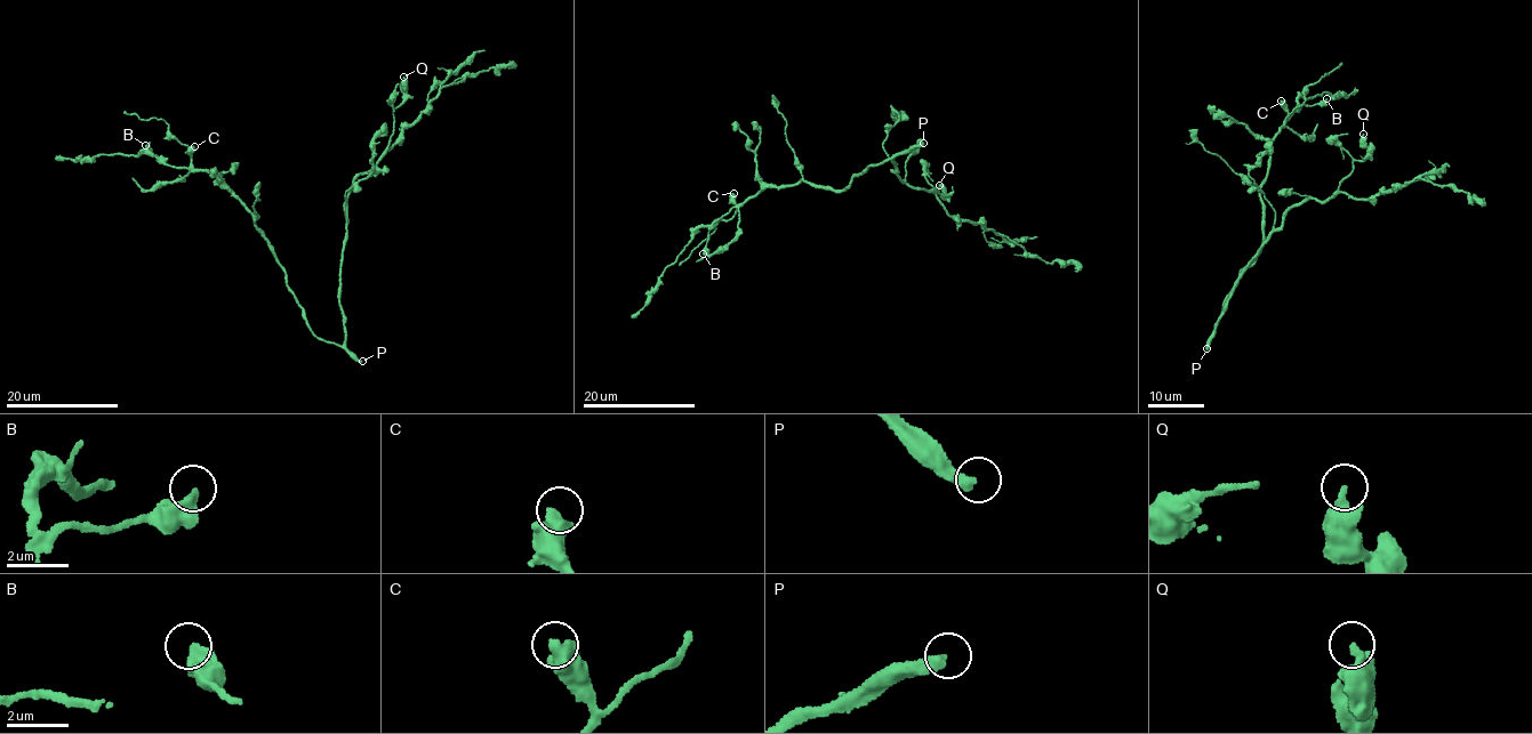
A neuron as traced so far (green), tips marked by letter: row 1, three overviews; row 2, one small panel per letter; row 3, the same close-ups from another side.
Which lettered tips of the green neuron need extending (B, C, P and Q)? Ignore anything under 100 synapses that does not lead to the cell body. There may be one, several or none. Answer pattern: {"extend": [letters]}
{"extend": ["P"]}

